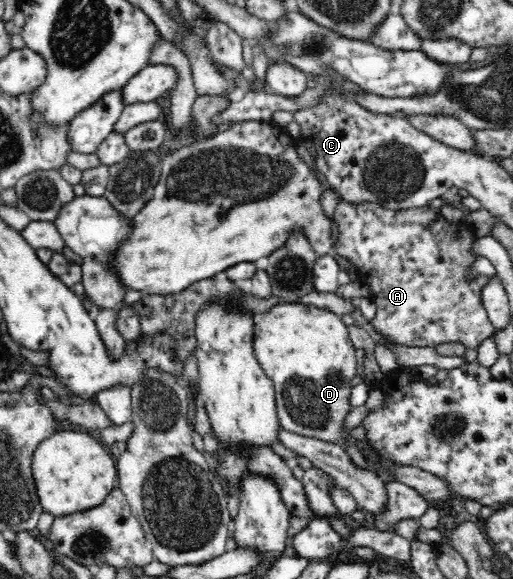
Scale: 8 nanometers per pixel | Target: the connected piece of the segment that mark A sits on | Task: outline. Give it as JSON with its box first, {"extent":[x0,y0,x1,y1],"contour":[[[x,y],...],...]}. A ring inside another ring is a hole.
{"extent":[335,201,495,350],"contour":[[[341,201],[335,210],[335,218],[338,223],[338,244],[337,252],[343,255],[349,261],[353,261],[355,265],[356,276],[364,284],[368,285],[371,293],[370,297],[377,305],[376,317],[371,321],[376,331],[385,335],[392,343],[404,345],[406,347],[431,347],[440,345],[440,343],[462,343],[467,350],[478,349],[479,345],[486,339],[492,337],[495,333],[494,326],[487,316],[486,308],[483,306],[482,298],[480,297],[480,289],[488,283],[488,276],[478,274],[474,278],[468,277],[470,269],[473,267],[474,254],[470,252],[470,245],[476,238],[474,232],[469,229],[466,224],[451,224],[441,212],[435,213],[434,211],[426,208],[412,208],[405,210],[392,210],[384,209],[382,206],[364,202],[360,204],[350,204]]]}

